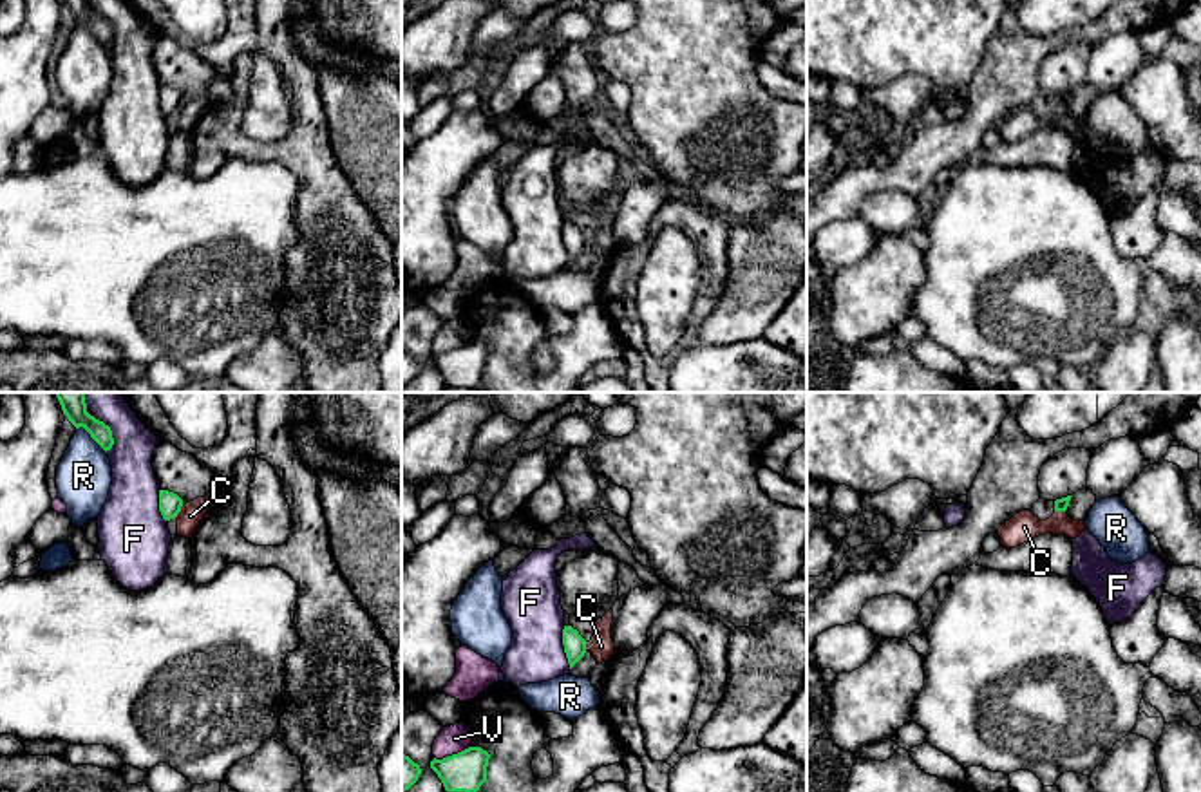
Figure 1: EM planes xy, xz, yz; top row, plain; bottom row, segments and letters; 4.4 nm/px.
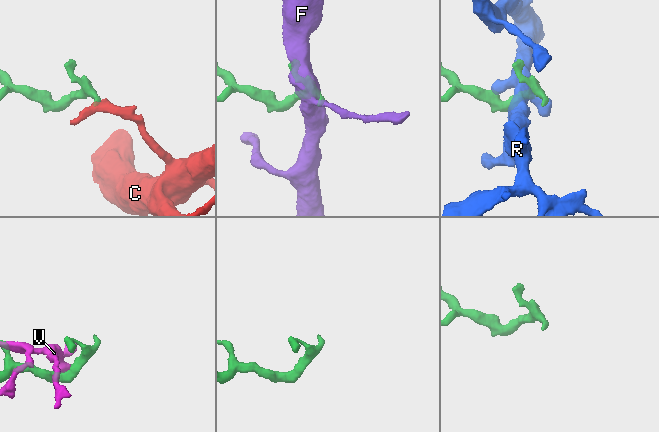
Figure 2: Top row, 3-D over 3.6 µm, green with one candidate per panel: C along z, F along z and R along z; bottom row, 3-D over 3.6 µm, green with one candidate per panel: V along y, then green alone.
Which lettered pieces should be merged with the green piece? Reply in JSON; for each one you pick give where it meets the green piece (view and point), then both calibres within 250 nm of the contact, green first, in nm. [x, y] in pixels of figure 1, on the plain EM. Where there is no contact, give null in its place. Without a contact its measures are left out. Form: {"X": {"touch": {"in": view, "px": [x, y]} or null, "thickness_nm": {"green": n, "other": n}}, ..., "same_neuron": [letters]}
{"C": {"touch": {"in": "xy", "px": [179, 105]}, "thickness_nm": {"green": 100, "other": 110}}, "same_neuron": ["C"]}

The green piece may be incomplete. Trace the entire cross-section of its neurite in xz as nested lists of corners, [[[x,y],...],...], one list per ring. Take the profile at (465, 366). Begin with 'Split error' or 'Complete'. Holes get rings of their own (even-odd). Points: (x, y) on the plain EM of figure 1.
Complete. [[[468,342],[443,354],[432,354],[430,363],[438,369],[447,387],[476,389],[487,376],[490,349],[481,342]]]

